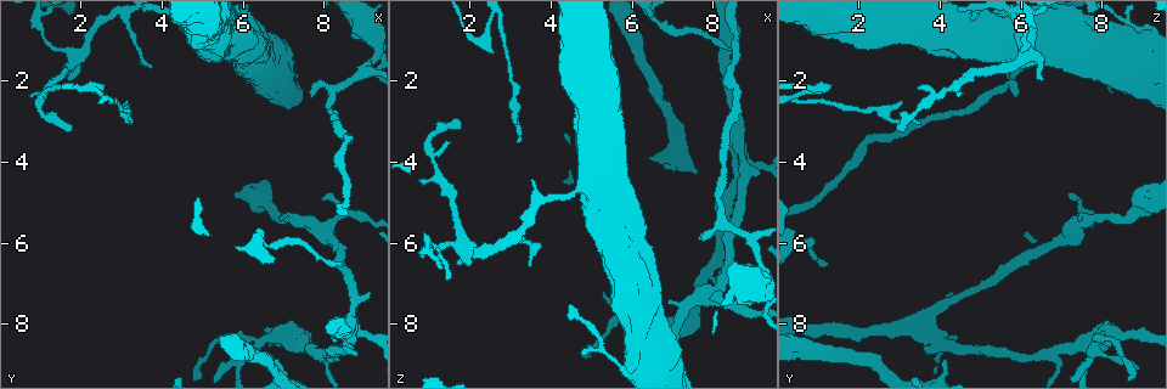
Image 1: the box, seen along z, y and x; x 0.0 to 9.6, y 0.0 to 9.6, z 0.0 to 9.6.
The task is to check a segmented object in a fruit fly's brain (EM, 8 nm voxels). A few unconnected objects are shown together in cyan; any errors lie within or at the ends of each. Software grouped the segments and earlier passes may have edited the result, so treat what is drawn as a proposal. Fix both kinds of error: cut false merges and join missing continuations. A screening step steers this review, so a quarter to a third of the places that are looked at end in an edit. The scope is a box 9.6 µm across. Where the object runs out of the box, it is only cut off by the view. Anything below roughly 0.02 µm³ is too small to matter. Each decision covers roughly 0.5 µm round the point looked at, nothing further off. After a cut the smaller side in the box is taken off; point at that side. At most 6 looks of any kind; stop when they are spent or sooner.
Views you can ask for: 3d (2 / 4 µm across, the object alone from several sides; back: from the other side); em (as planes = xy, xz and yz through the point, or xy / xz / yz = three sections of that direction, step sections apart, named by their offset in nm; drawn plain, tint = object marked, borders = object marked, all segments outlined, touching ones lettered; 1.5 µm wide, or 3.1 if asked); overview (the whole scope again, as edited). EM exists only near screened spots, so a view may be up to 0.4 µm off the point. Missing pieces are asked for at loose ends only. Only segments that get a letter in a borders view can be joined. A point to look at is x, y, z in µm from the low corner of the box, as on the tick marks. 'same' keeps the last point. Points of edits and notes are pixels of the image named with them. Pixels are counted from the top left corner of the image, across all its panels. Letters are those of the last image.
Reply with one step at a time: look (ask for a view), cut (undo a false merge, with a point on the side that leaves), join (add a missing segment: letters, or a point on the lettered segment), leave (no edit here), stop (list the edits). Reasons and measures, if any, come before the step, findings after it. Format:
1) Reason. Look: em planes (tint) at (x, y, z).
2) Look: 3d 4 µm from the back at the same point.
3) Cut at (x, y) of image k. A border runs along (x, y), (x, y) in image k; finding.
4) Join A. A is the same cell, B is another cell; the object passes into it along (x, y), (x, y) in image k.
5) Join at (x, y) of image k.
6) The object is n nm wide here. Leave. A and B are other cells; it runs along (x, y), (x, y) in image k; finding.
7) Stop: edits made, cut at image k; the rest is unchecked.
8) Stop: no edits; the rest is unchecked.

Look: em xz step 8 (tint) at (6.85, 8.30, 8.05).

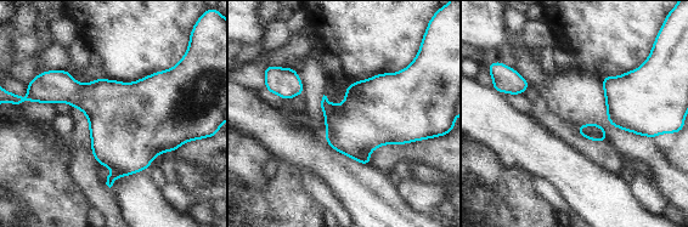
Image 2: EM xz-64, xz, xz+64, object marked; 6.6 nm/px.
Another direction. Look: em planes (tint) at the same point.

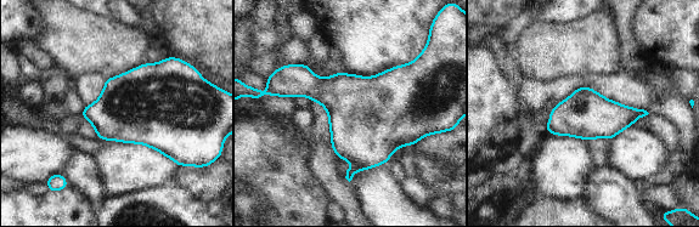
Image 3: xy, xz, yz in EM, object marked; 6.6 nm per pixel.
What lies round it. Look: em planes (borders) at the same point.

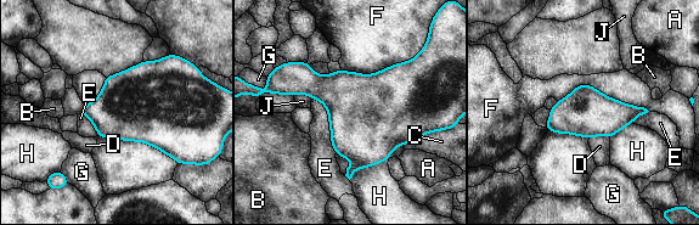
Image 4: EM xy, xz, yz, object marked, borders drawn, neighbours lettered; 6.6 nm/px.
The longest contact is with F, 600 nm. Leave. A, B, C, D, E, F, G, H and J are other cells; a border runs along (557, 100), (591, 84), (649, 111) in image 4; one neuron here.

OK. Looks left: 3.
Tapers out. Look: 3d 2 µm at (6.85, 8.90, 4.20).

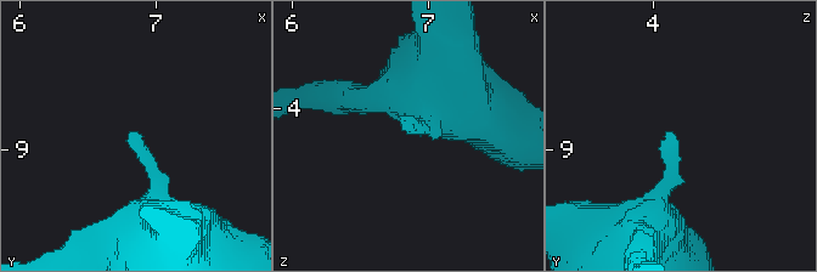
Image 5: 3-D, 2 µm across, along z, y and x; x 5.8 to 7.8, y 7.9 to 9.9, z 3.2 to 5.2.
Need the tissue. Look: em planes (borders) at (6.80, 8.90, 4.16).

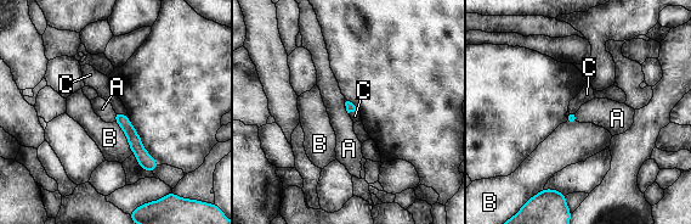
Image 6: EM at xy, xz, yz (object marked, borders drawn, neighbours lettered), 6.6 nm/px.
Join at (101, 83) of image 6. C is the same cell, A and B are other cells; the object passes into it along (135, 144), (123, 113), (101, 83) in image 6; it goes on there.

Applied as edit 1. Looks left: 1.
Stop: edits made, join at image 6; the rest is unchecked.

